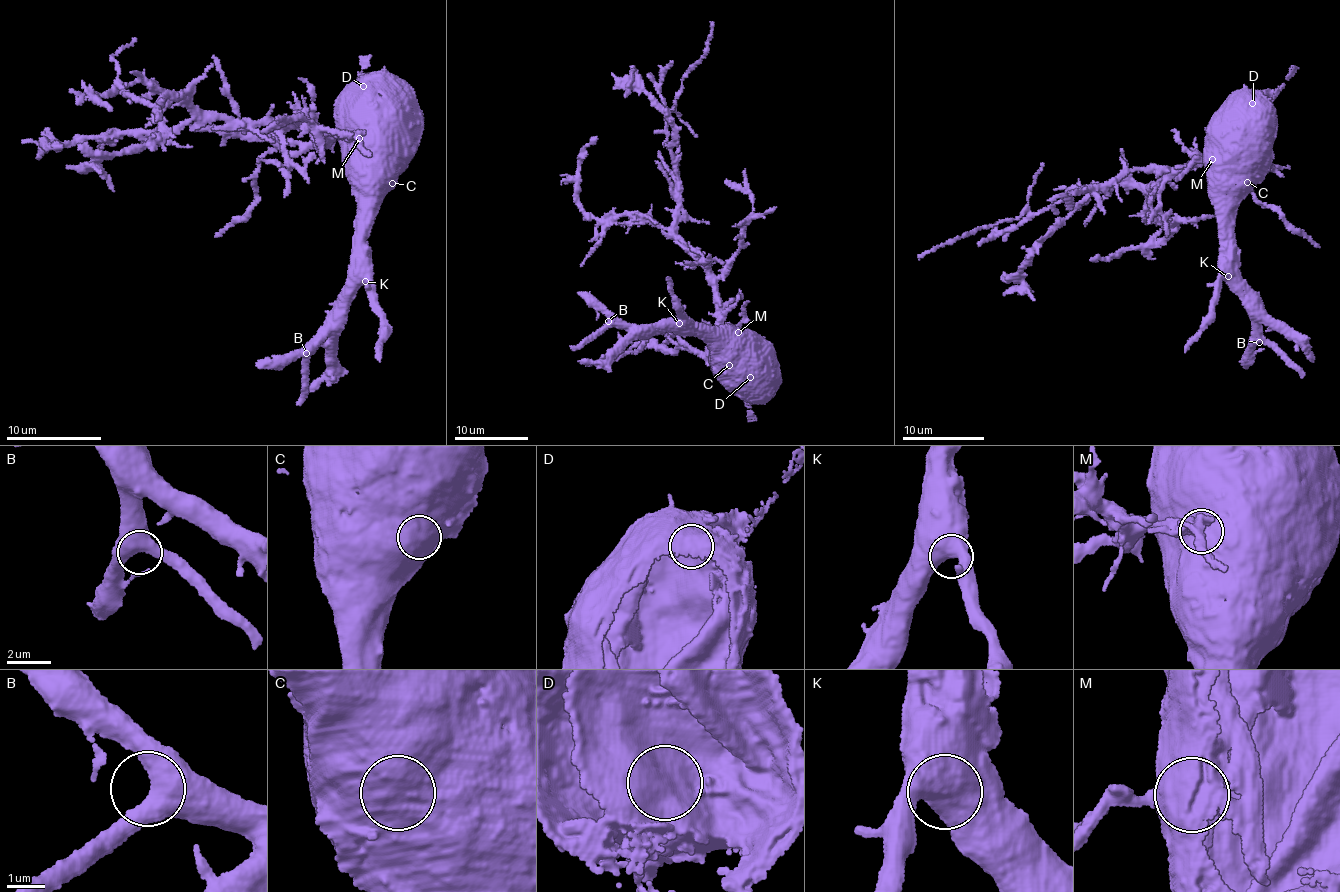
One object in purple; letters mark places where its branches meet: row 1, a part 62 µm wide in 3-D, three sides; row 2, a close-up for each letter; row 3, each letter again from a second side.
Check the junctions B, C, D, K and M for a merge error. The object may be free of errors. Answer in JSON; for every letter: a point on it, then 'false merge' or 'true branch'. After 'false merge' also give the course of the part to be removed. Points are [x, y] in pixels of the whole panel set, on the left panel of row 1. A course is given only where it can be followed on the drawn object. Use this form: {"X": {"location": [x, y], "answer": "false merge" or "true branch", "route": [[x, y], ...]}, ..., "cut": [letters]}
{"B": {"location": [306, 353], "answer": "true branch"}, "C": {"location": [392, 183], "answer": "true branch"}, "D": {"location": [363, 86], "answer": "true branch"}, "K": {"location": [365, 281], "answer": "true branch"}, "M": {"location": [359, 138], "answer": "false merge", "route": [[359, 138], [289, 121], [211, 118], [138, 79], [114, 88], [153, 104], [156, 121]]}, "cut": ["M"]}

